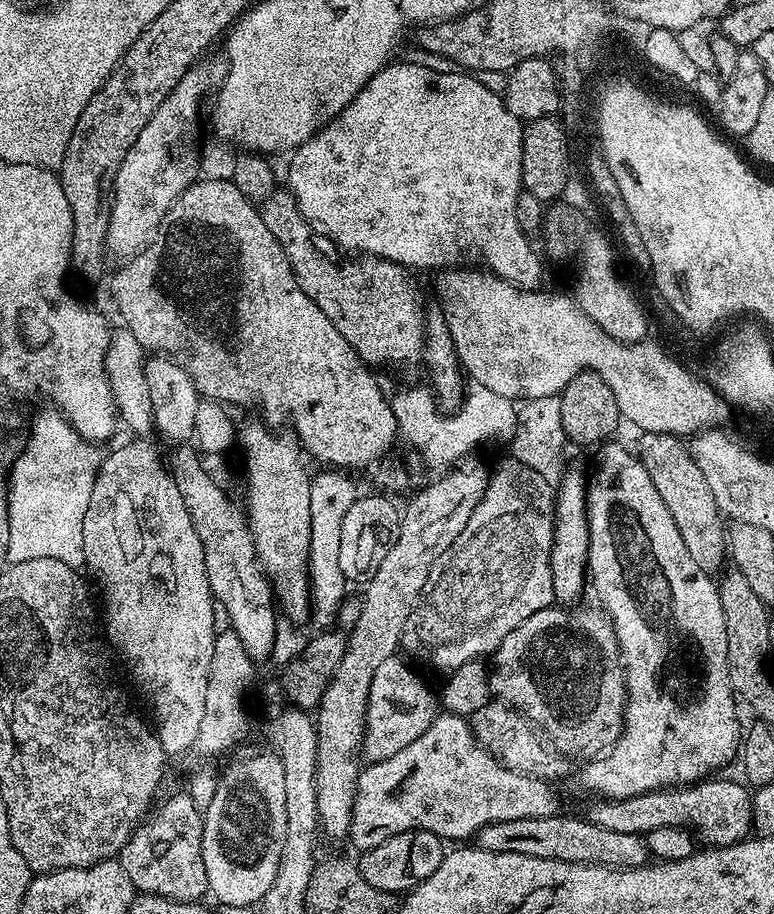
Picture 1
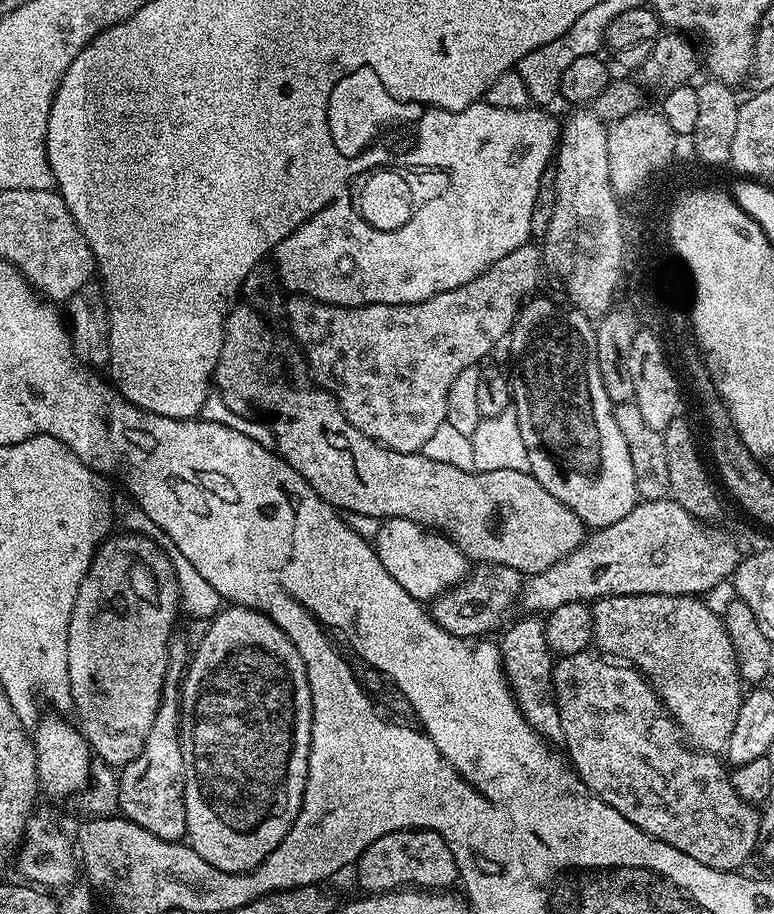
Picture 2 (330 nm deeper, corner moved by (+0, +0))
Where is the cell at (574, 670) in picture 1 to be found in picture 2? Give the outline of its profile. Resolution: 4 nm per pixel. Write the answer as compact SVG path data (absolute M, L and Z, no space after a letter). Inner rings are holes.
M646 594L645 596L604 596L591 605L592 610L592 638L595 647L601 653L621 661L630 662L632 667L637 668L651 684L652 689L660 695L660 701L664 709L676 720L676 725L687 743L691 744L697 752L711 752L720 754L725 751L730 742L730 734L734 734L734 722L738 722L738 710L742 706L746 695L740 679L740 670L736 661L734 646L730 642L730 634L726 634L723 615L716 612L708 604L703 604L700 596L659 596L658 594Z

